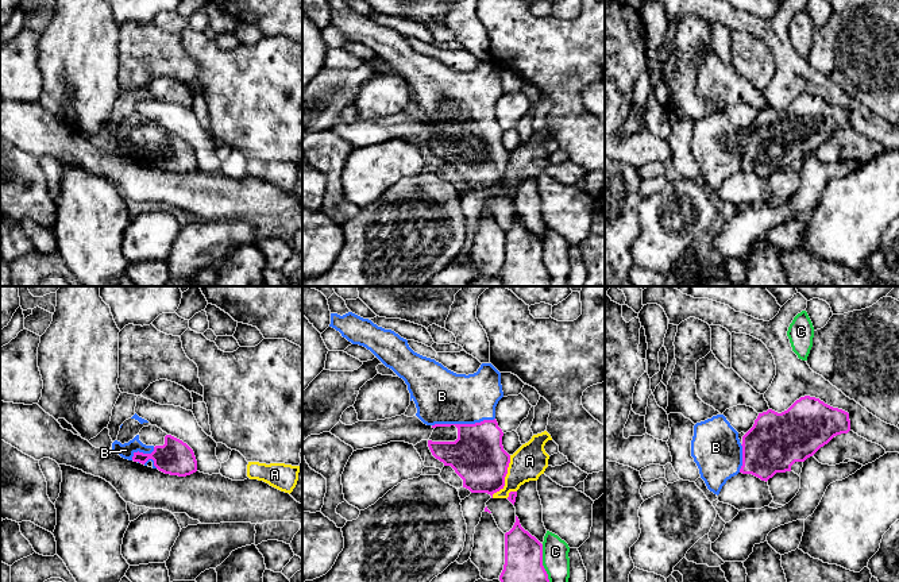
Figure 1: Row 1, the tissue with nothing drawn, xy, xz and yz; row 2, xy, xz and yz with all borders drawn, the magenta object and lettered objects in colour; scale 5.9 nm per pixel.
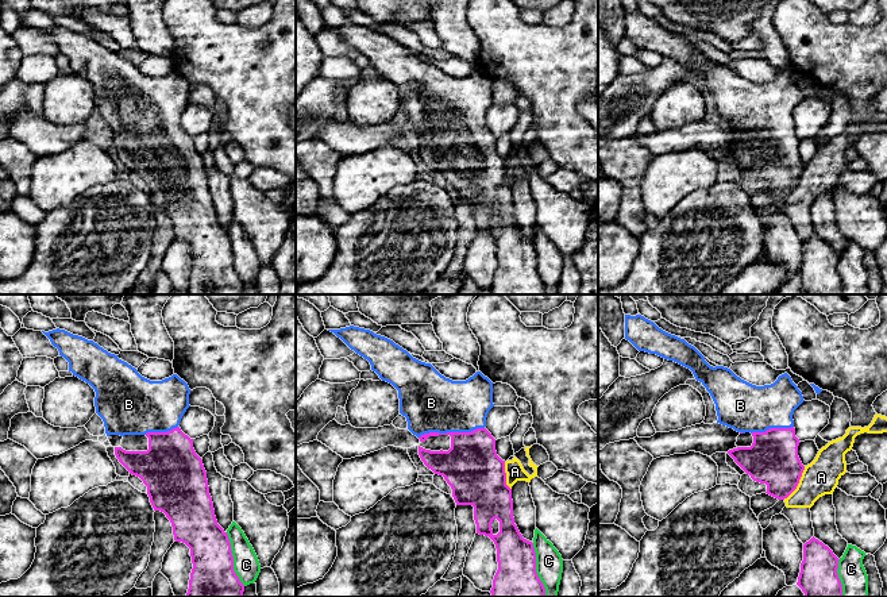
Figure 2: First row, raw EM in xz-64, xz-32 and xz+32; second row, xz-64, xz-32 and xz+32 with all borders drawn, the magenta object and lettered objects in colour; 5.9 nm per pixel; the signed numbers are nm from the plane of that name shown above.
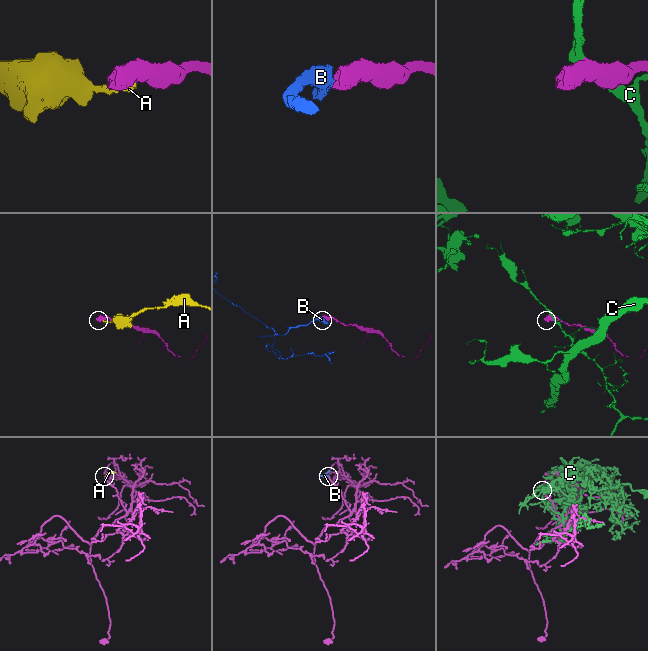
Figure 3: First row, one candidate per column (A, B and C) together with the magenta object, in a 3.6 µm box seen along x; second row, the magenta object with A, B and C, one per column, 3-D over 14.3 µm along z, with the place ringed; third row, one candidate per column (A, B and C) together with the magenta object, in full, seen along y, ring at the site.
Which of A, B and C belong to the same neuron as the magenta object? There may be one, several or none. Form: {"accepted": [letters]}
{"accepted": ["B"]}

